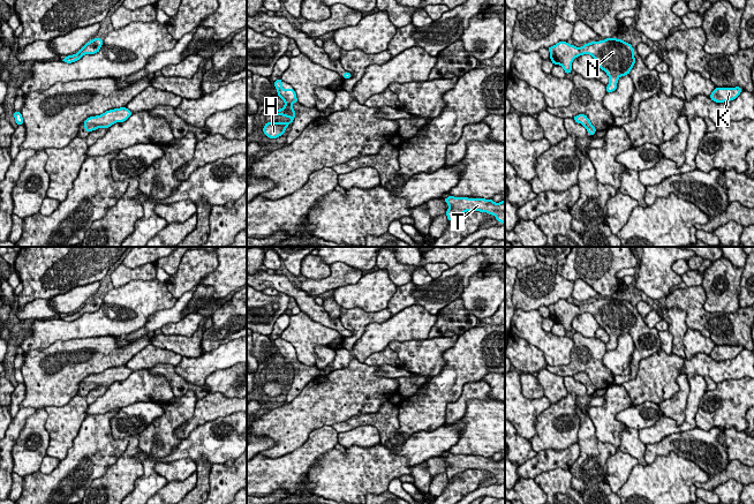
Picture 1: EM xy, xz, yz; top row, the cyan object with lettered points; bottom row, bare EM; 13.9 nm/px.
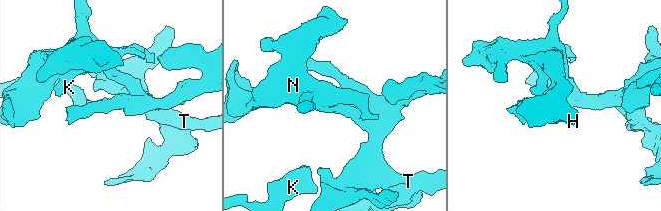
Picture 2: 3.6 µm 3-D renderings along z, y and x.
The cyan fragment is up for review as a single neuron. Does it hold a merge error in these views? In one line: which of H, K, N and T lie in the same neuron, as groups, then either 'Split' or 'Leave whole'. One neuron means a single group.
Groups: H K N T. Leave whole

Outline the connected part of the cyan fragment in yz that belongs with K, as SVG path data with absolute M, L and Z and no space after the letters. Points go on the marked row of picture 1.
M716 86L715 90L710 95L710 99L715 103L724 103L736 99L740 92L742 91L741 88L718 88Z

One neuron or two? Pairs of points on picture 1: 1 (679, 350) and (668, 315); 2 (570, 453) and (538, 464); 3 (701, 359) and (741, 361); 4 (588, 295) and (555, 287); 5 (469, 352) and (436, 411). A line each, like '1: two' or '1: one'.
1: one
2: one
3: one
4: two
5: one

